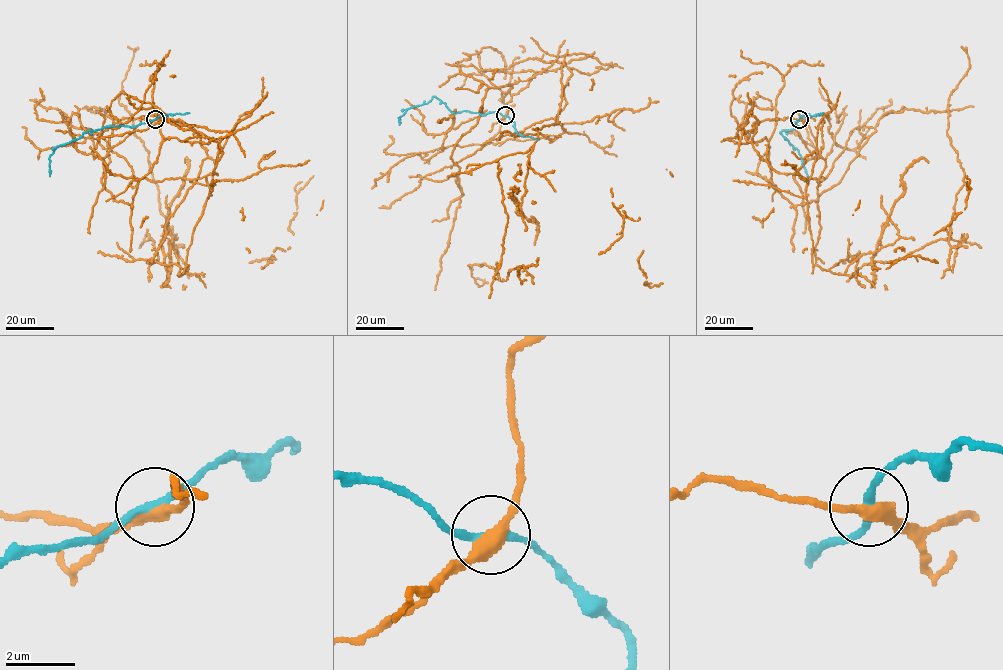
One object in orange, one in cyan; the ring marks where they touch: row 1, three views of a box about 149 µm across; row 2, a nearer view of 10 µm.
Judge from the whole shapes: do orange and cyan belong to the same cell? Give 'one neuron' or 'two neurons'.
two neurons

